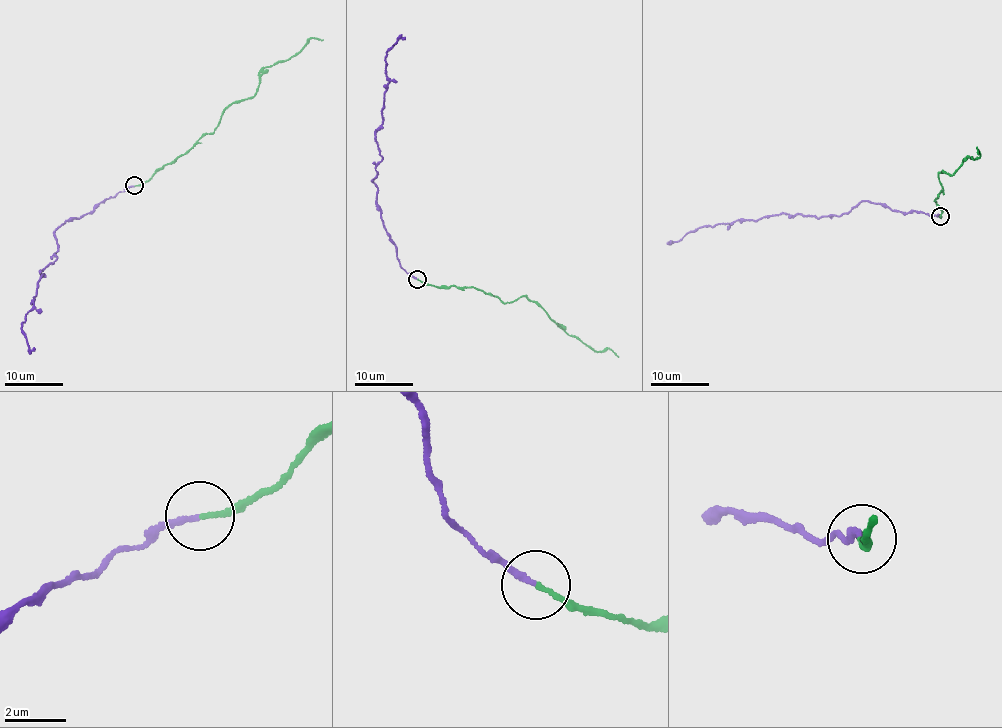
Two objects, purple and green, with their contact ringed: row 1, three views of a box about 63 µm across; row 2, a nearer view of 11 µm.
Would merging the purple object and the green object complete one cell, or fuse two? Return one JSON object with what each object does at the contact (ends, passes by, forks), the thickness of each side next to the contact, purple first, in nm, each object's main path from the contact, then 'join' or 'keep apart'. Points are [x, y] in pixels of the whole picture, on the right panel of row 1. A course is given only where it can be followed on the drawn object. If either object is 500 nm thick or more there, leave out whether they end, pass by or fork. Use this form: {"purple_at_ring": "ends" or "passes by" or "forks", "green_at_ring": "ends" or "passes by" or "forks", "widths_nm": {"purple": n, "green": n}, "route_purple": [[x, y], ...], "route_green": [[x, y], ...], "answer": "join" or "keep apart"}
{"purple_at_ring": "ends", "green_at_ring": "ends", "widths_nm": {"purple": 180, "green": 140}, "route_purple": [[939, 216], [903, 213], [863, 201], [839, 216], [773, 214], [755, 220], [706, 224], [667, 244]], "route_green": [[939, 216], [934, 200], [943, 192], [938, 174], [951, 175], [968, 157], [975, 160], [977, 147], [979, 154]], "answer": "keep apart"}

